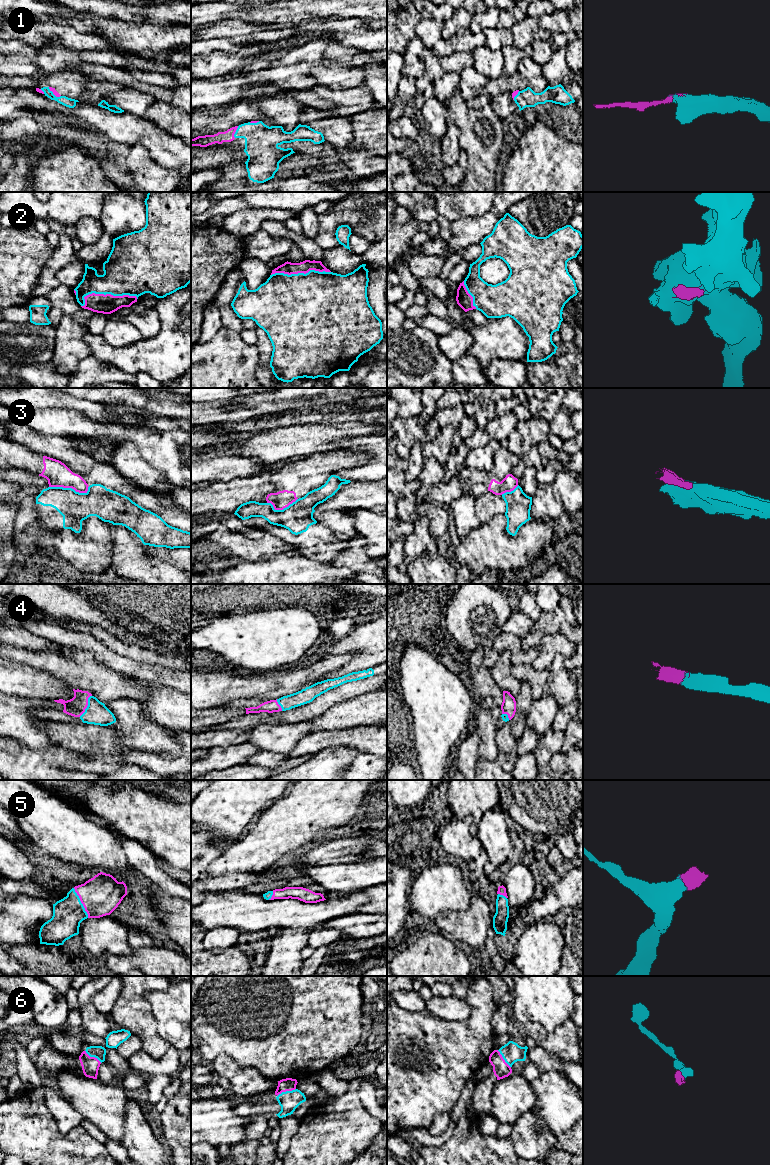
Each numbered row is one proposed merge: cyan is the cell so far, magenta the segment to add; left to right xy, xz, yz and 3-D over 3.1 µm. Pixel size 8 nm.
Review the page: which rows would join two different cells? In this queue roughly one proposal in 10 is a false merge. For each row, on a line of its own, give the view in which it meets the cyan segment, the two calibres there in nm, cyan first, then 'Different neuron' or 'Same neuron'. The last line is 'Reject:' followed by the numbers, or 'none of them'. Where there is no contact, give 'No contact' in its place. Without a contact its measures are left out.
1: Touches cyan in xz. Thickness 280 nm (cyan) against 90 nm. Same neuron
2: Touches cyan in xy. Thickness 360 nm (cyan) against 160 nm. Same neuron
3: Touches cyan in xy. Thickness 240 nm (cyan) against 190 nm. Different neuron
4: Touches cyan in xy. Thickness 180 nm (cyan) against 150 nm. Same neuron
5: Touches cyan in xy. Thickness 240 nm (cyan) against 320 nm. Same neuron
6: Touches cyan in xz. Thickness 160 nm (cyan) against 110 nm. Same neuron
Reject: 3

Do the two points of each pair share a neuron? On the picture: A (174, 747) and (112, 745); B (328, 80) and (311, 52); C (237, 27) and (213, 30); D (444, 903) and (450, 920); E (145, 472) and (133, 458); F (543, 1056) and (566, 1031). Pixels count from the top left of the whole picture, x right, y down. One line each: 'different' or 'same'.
A: different
B: different
C: same
D: different
E: same
F: different

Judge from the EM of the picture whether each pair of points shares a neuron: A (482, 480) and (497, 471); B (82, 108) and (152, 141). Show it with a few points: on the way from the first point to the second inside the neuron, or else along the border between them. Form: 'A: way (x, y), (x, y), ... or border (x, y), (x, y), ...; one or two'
A: border (488, 471), (493, 478); two
B: way (99, 119), (120, 128), (135, 130); one

